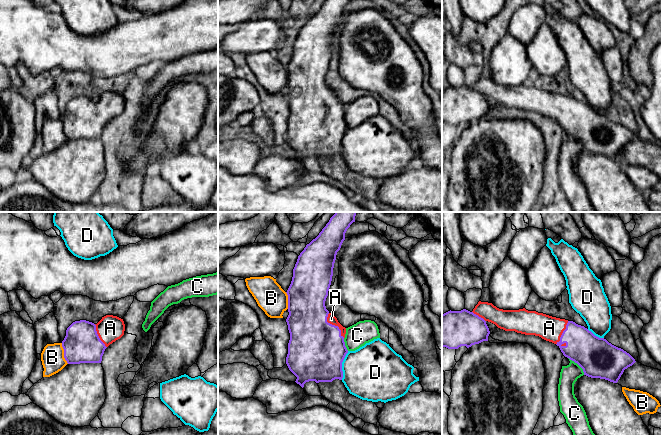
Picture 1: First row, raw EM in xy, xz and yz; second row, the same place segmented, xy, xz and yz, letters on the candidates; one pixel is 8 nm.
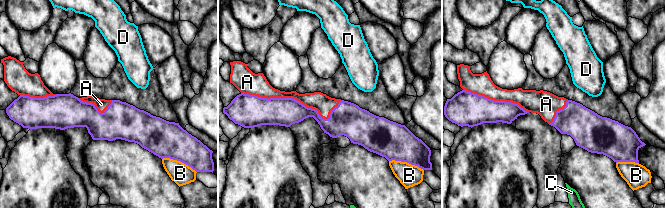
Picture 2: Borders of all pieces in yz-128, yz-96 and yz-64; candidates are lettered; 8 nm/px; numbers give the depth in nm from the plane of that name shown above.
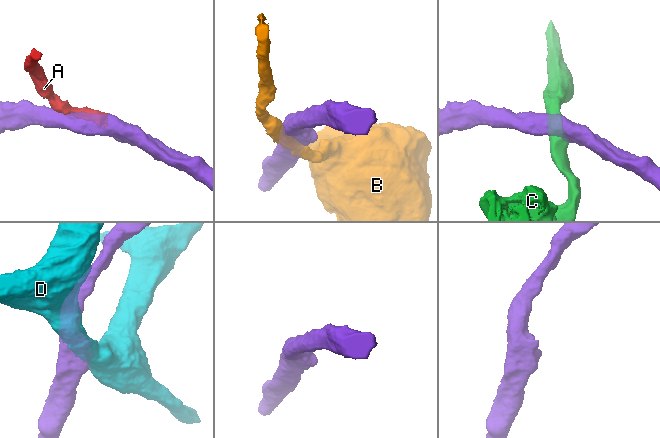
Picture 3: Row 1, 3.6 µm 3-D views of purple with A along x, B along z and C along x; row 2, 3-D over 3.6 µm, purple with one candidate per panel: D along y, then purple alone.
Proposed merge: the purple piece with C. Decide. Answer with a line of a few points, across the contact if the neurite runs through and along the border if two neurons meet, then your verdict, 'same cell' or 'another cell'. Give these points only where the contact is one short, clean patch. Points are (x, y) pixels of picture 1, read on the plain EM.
line yz (568, 133), (582, 145), (584, 150); another cell

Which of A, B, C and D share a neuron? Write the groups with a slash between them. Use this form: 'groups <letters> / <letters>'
groups A / B / C / D

